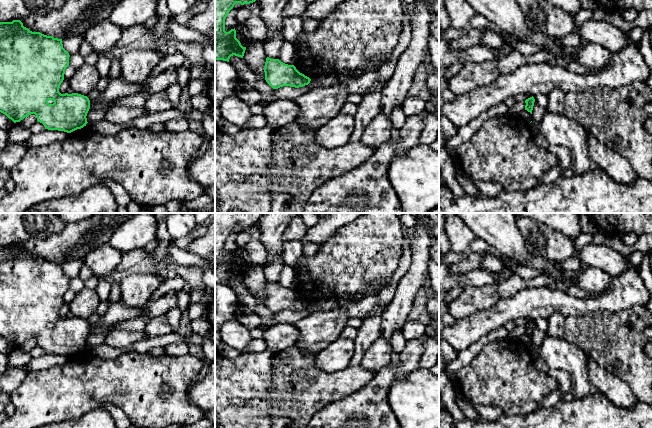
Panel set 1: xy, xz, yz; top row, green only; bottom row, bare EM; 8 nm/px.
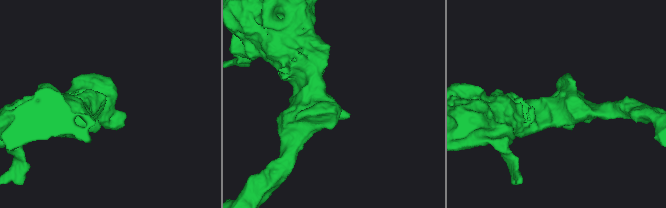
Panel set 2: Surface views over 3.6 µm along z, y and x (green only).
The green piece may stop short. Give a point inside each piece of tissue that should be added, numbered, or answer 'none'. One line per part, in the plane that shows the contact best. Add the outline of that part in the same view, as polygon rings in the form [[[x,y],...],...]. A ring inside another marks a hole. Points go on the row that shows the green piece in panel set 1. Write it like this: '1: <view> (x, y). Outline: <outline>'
none

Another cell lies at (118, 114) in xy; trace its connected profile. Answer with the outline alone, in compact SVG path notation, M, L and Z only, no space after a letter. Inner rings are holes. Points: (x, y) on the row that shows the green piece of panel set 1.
M114 106L105 114L104 119L113 124L126 124L132 122L135 118L148 115L144 107L131 108L125 106Z

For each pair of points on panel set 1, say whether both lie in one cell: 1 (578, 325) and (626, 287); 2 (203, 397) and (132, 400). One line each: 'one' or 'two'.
1: two
2: two

